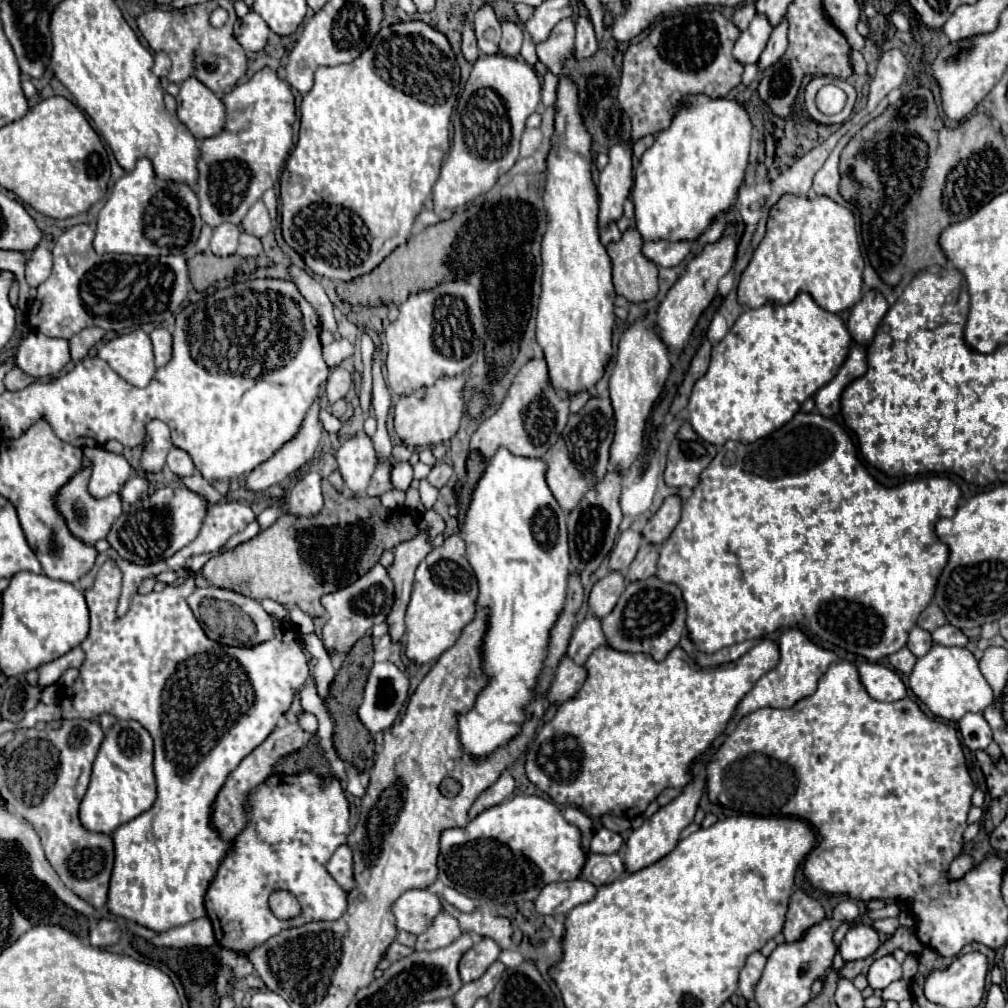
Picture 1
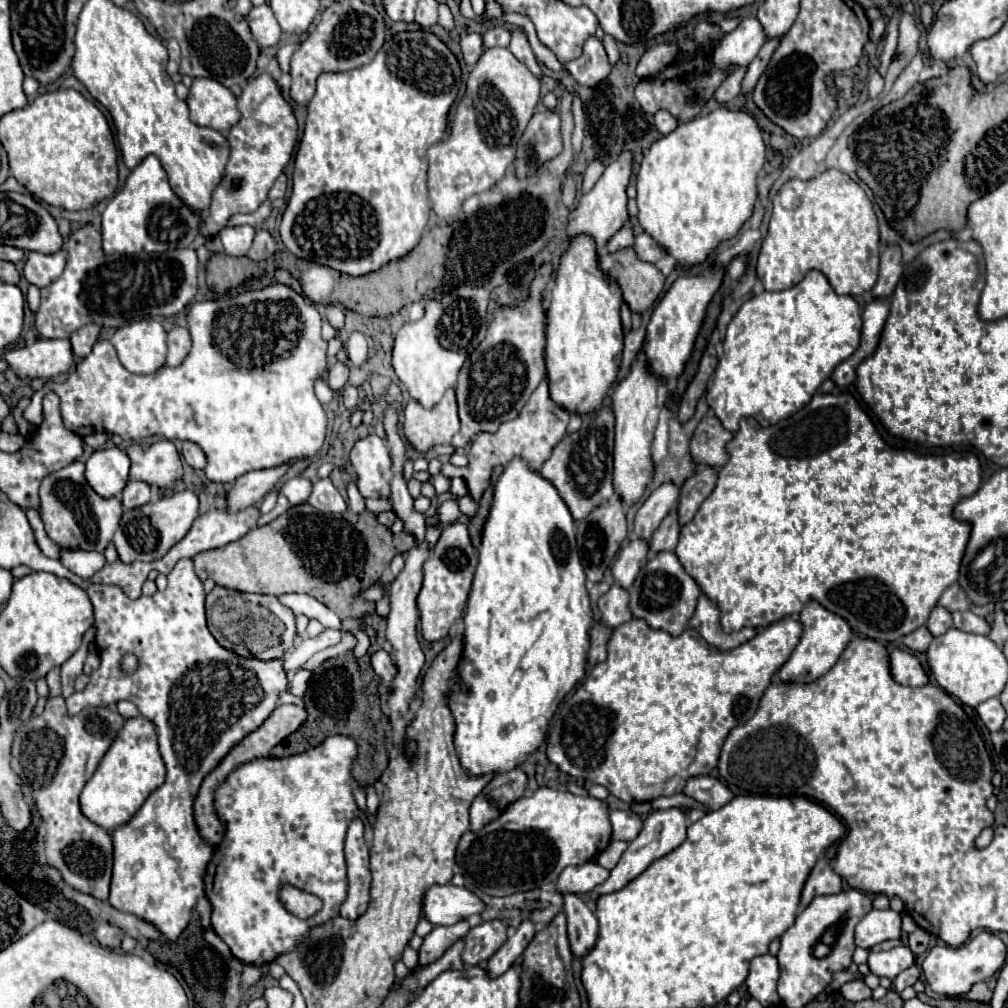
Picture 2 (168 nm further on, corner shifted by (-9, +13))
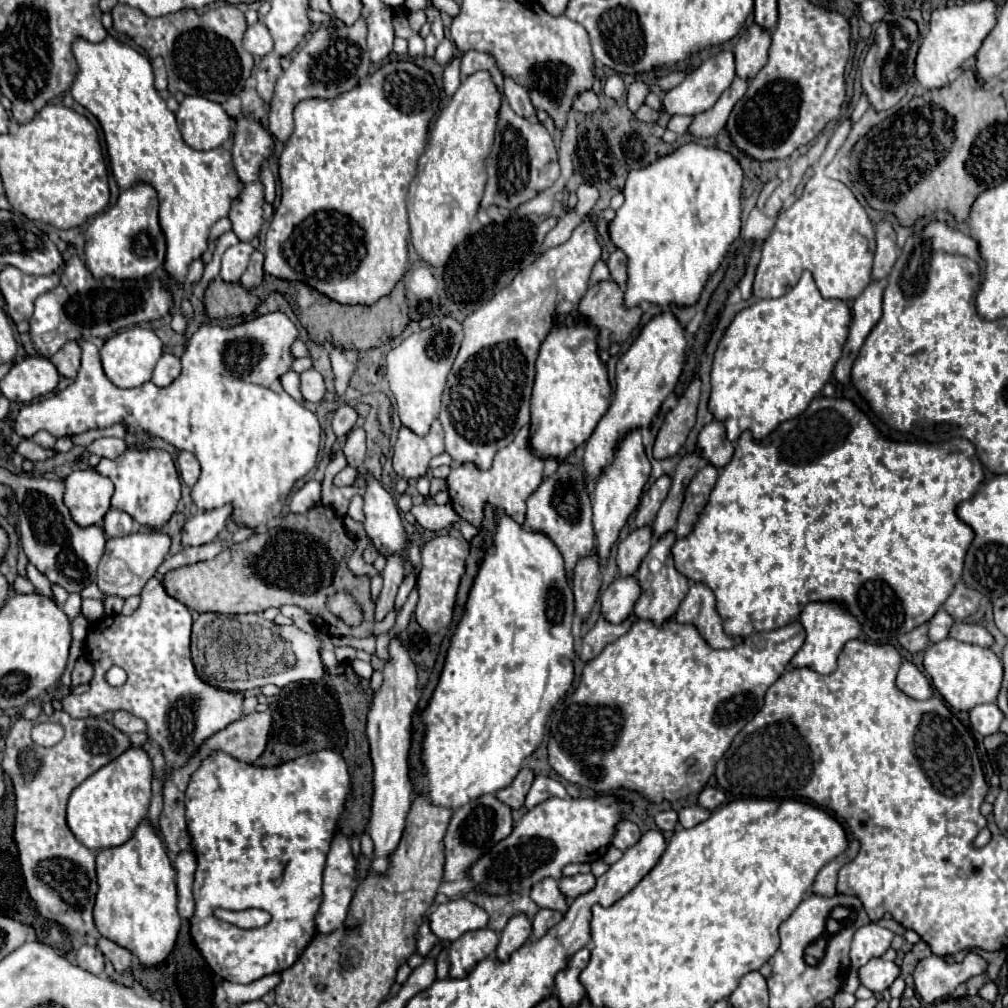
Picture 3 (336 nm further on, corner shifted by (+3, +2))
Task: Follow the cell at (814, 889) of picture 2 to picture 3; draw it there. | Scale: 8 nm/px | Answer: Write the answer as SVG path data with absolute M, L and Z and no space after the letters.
M853 839L851 845L849 845L849 849L843 855L839 855L837 859L833 859L831 863L827 863L819 871L819 875L817 875L811 891L819 893L819 895L825 895L825 897L833 897L837 893L837 873L839 873L839 869L843 865L847 865L849 861L853 861L857 857L857 853L859 853L859 841Z

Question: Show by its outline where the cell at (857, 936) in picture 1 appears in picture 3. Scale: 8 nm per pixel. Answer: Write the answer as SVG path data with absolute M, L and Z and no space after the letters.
M869 923L855 931L850 947L850 971L843 988L855 994L860 986L858 971L873 957L881 957L893 941L893 933L877 923Z

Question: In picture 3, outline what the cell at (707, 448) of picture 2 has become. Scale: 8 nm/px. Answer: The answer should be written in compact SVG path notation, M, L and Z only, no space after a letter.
M713 419L709 425L703 427L703 431L699 433L697 447L703 449L703 455L715 467L725 467L735 451L733 443L725 435L725 425L717 419Z

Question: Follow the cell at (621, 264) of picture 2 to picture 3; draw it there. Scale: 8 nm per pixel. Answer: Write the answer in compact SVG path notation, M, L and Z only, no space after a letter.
M601 281L597 285L591 285L585 293L585 297L581 299L577 313L575 313L575 323L585 319L587 323L591 323L593 327L597 327L599 331L599 349L607 349L611 343L625 343L627 337L631 335L631 331L639 325L641 321L641 309L623 309L623 291L619 289L619 285L615 285L613 281Z

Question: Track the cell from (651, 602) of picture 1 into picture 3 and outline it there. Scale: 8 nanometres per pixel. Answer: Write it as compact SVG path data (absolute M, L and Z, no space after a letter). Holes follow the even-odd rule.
M669 531L665 533L663 537L659 537L651 551L647 553L647 557L641 561L639 565L639 571L635 573L635 577L639 579L641 583L641 597L639 601L635 603L635 609L633 613L639 617L639 619L647 619L647 621L653 621L655 625L661 625L663 621L671 619L675 615L675 609L679 609L679 601L683 601L683 597L687 595L687 589L689 589L689 579L685 575L681 575L677 569L675 569L675 561L673 561L673 555L671 555L671 547L673 547L673 539L675 539L675 533ZM649 563L659 563L659 571L653 571L649 567Z

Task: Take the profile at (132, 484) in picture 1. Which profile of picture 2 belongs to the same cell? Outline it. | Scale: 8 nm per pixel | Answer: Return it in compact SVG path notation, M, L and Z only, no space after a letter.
M141 480L127 482L121 498L123 506L135 508L135 506L143 506L143 502L149 502L149 500L151 500L151 488L147 482L141 482Z

